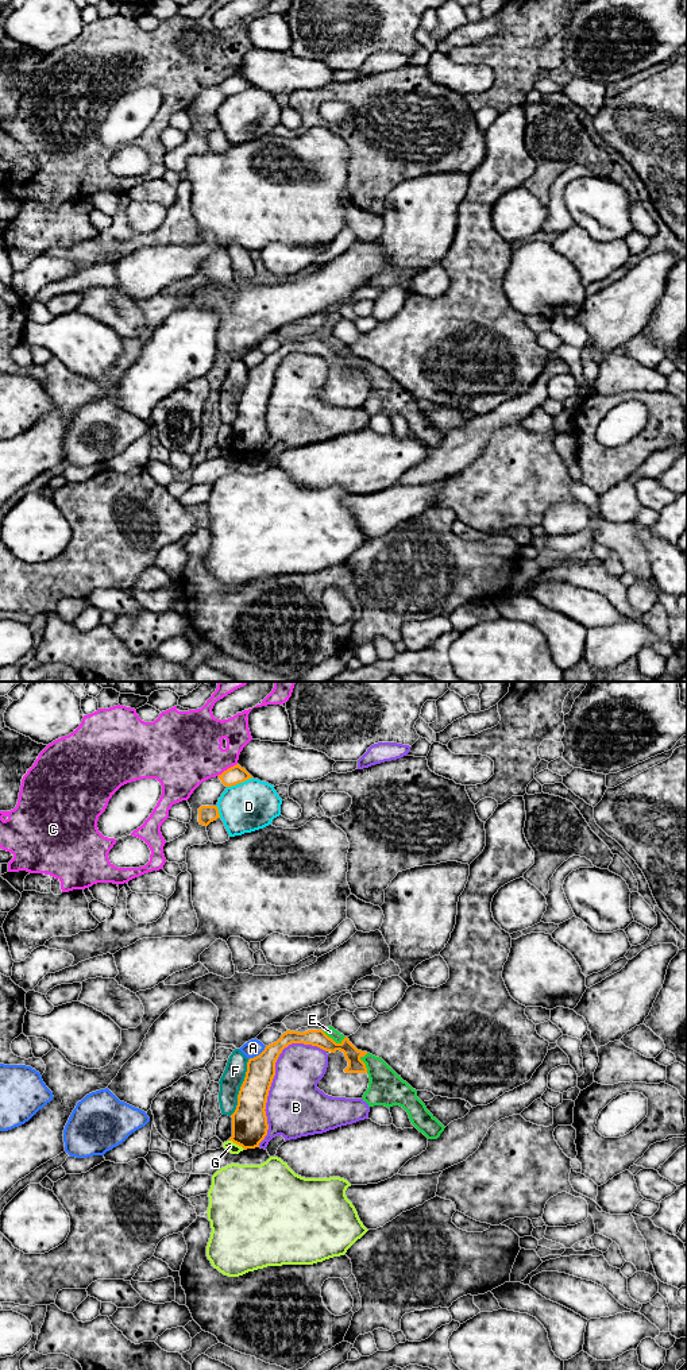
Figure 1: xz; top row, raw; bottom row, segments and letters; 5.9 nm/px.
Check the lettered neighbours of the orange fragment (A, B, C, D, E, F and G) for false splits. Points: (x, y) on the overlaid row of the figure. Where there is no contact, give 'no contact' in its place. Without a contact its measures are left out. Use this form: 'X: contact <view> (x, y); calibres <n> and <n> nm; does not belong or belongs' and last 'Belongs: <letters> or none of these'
A: contact xz (257, 1056); calibres 180 and 100 nm; does not belong
B: contact xz (273, 1077); calibres 180 and 360 nm; does not belong
C: contact xz (228, 768); calibres 110 and 380 nm; does not belong
D: contact xz (239, 782); calibres 110 and 300 nm; does not belong
E: contact xz (332, 1039); calibres 100 and 60 nm; does not belong
F: contact xz (240, 1088); calibres 220 and 130 nm; does not belong
G: contact xz (238, 1143); calibres 220 and 70 nm; does not belong
Belongs: none of these

